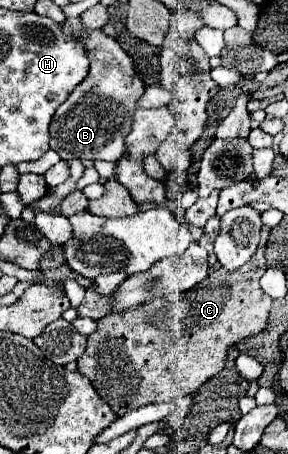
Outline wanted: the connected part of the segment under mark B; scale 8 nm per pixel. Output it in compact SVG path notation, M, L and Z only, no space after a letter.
M65 18L61 30L67 36L81 40L91 62L87 78L77 84L69 98L57 108L51 120L51 148L63 160L107 160L117 162L125 154L123 138L127 136L135 112L135 102L143 94L145 84L133 70L131 56L103 30L87 32L81 18Z

